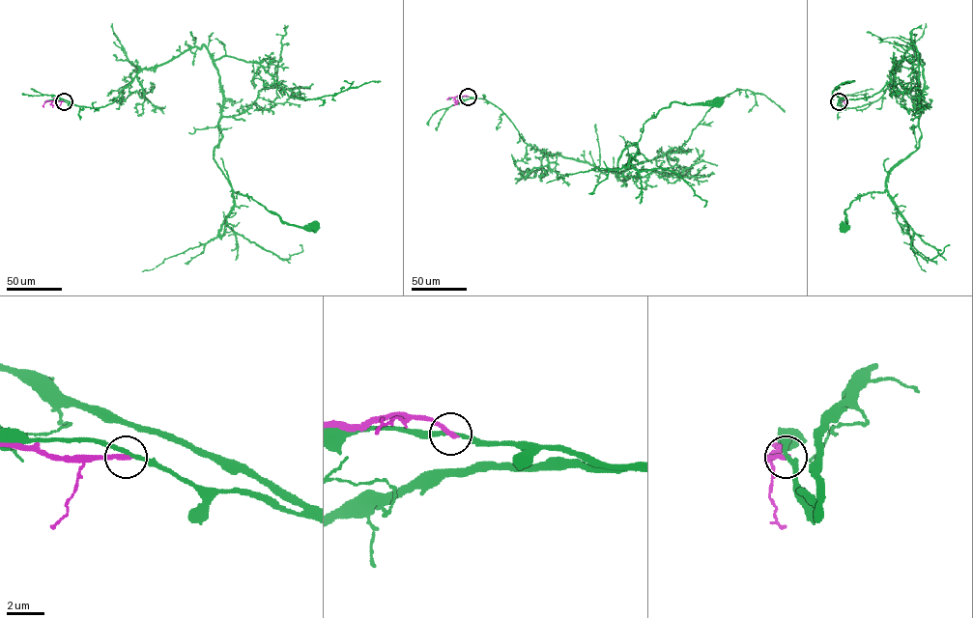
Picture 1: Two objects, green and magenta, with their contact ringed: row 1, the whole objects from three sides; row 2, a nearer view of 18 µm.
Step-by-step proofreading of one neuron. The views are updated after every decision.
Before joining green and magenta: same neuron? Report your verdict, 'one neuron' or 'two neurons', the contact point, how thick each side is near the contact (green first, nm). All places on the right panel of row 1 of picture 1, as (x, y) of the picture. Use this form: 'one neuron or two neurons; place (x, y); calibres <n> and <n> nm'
two neurons; place (839, 101); calibres 200 and 280 nm

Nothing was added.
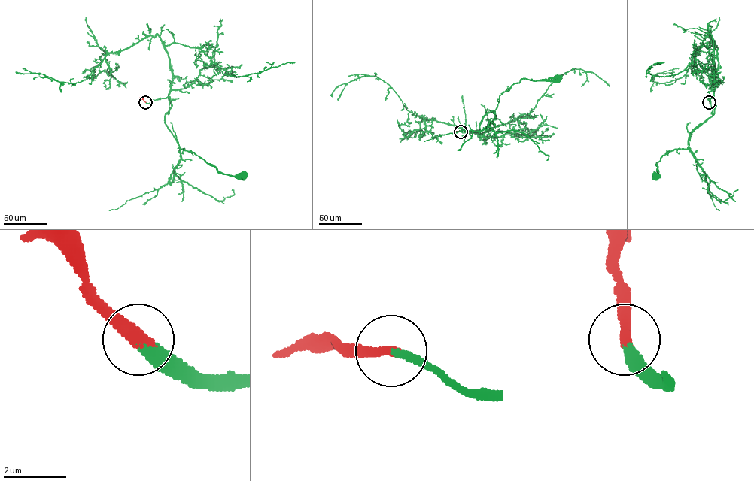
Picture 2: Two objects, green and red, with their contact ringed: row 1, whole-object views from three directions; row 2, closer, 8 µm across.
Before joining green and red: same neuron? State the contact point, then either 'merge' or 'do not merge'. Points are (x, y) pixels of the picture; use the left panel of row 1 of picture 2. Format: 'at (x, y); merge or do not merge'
at (145, 102); merge

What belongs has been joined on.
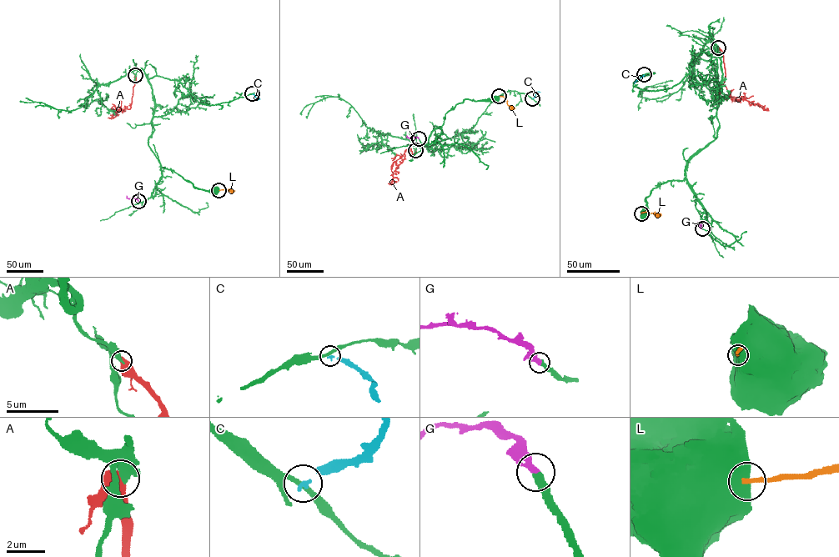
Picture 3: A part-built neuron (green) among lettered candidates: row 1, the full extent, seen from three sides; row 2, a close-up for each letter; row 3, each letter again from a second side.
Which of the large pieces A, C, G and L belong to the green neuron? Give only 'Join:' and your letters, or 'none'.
Join: G

